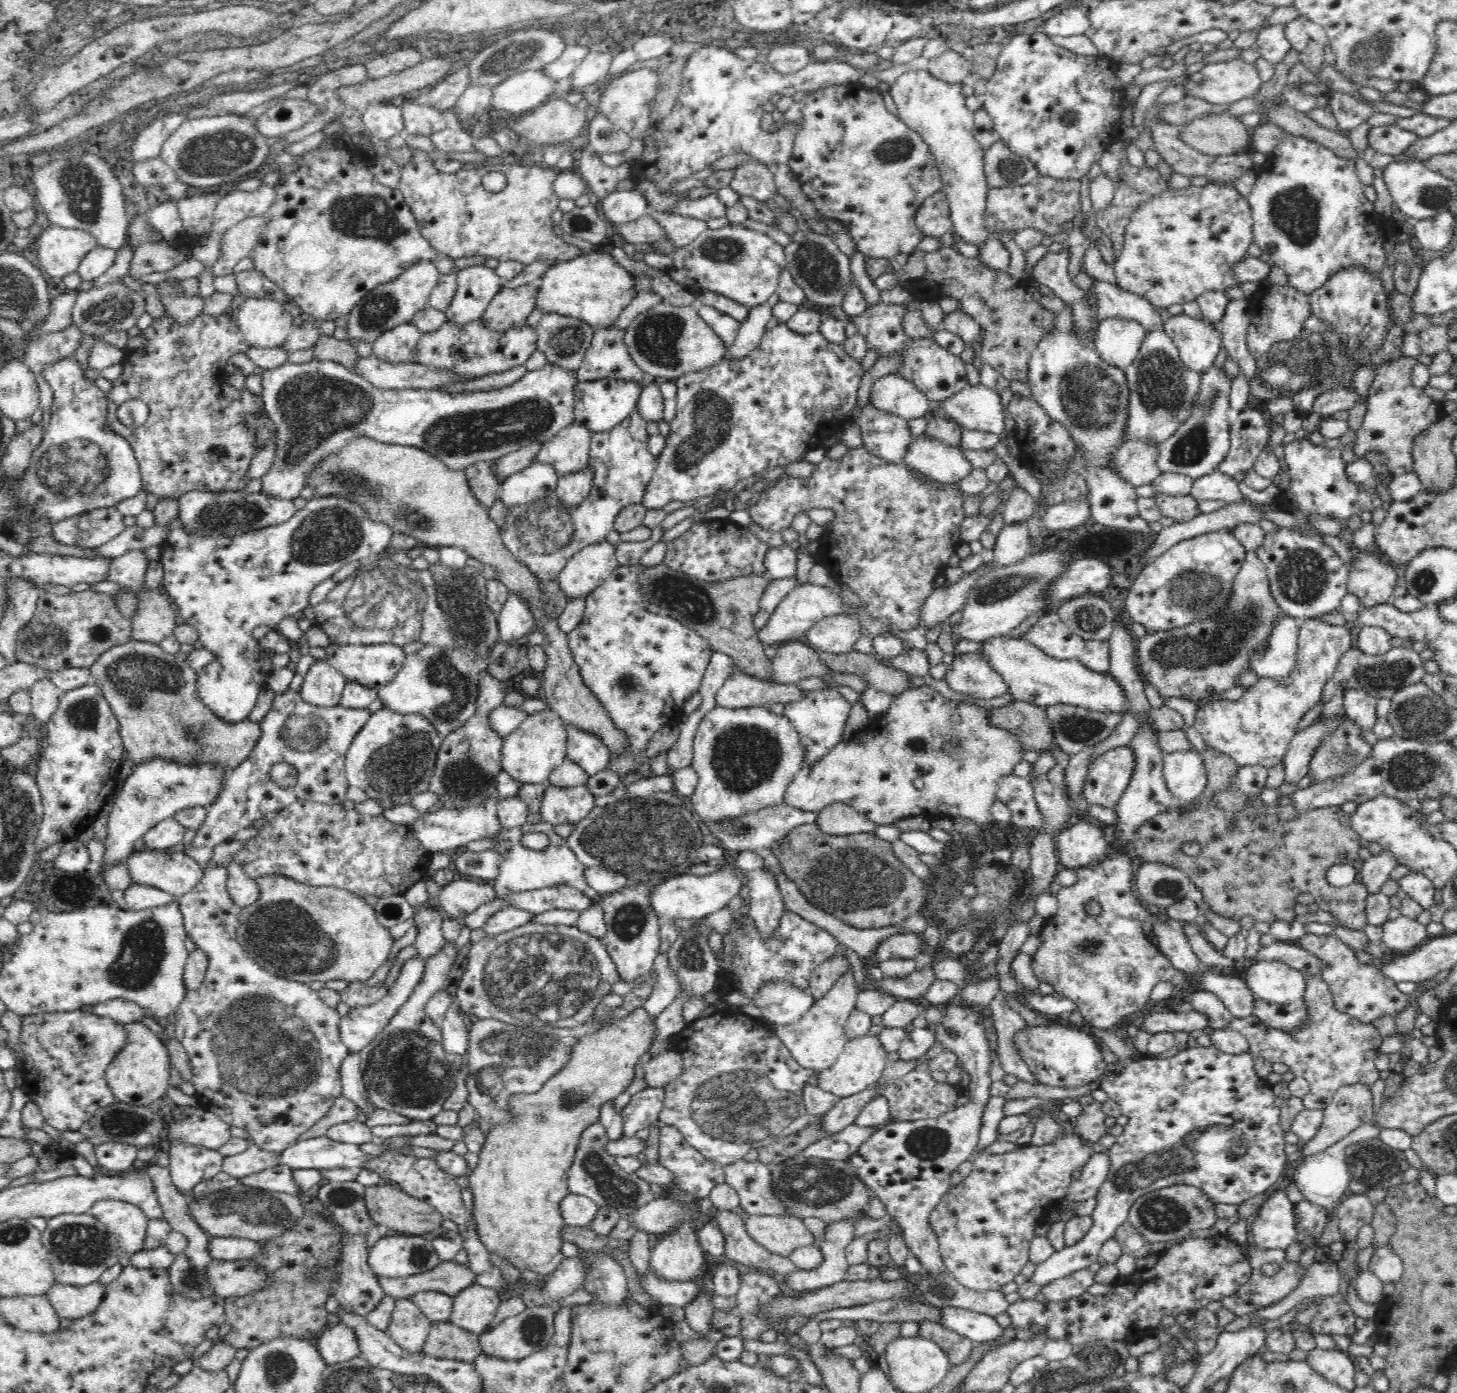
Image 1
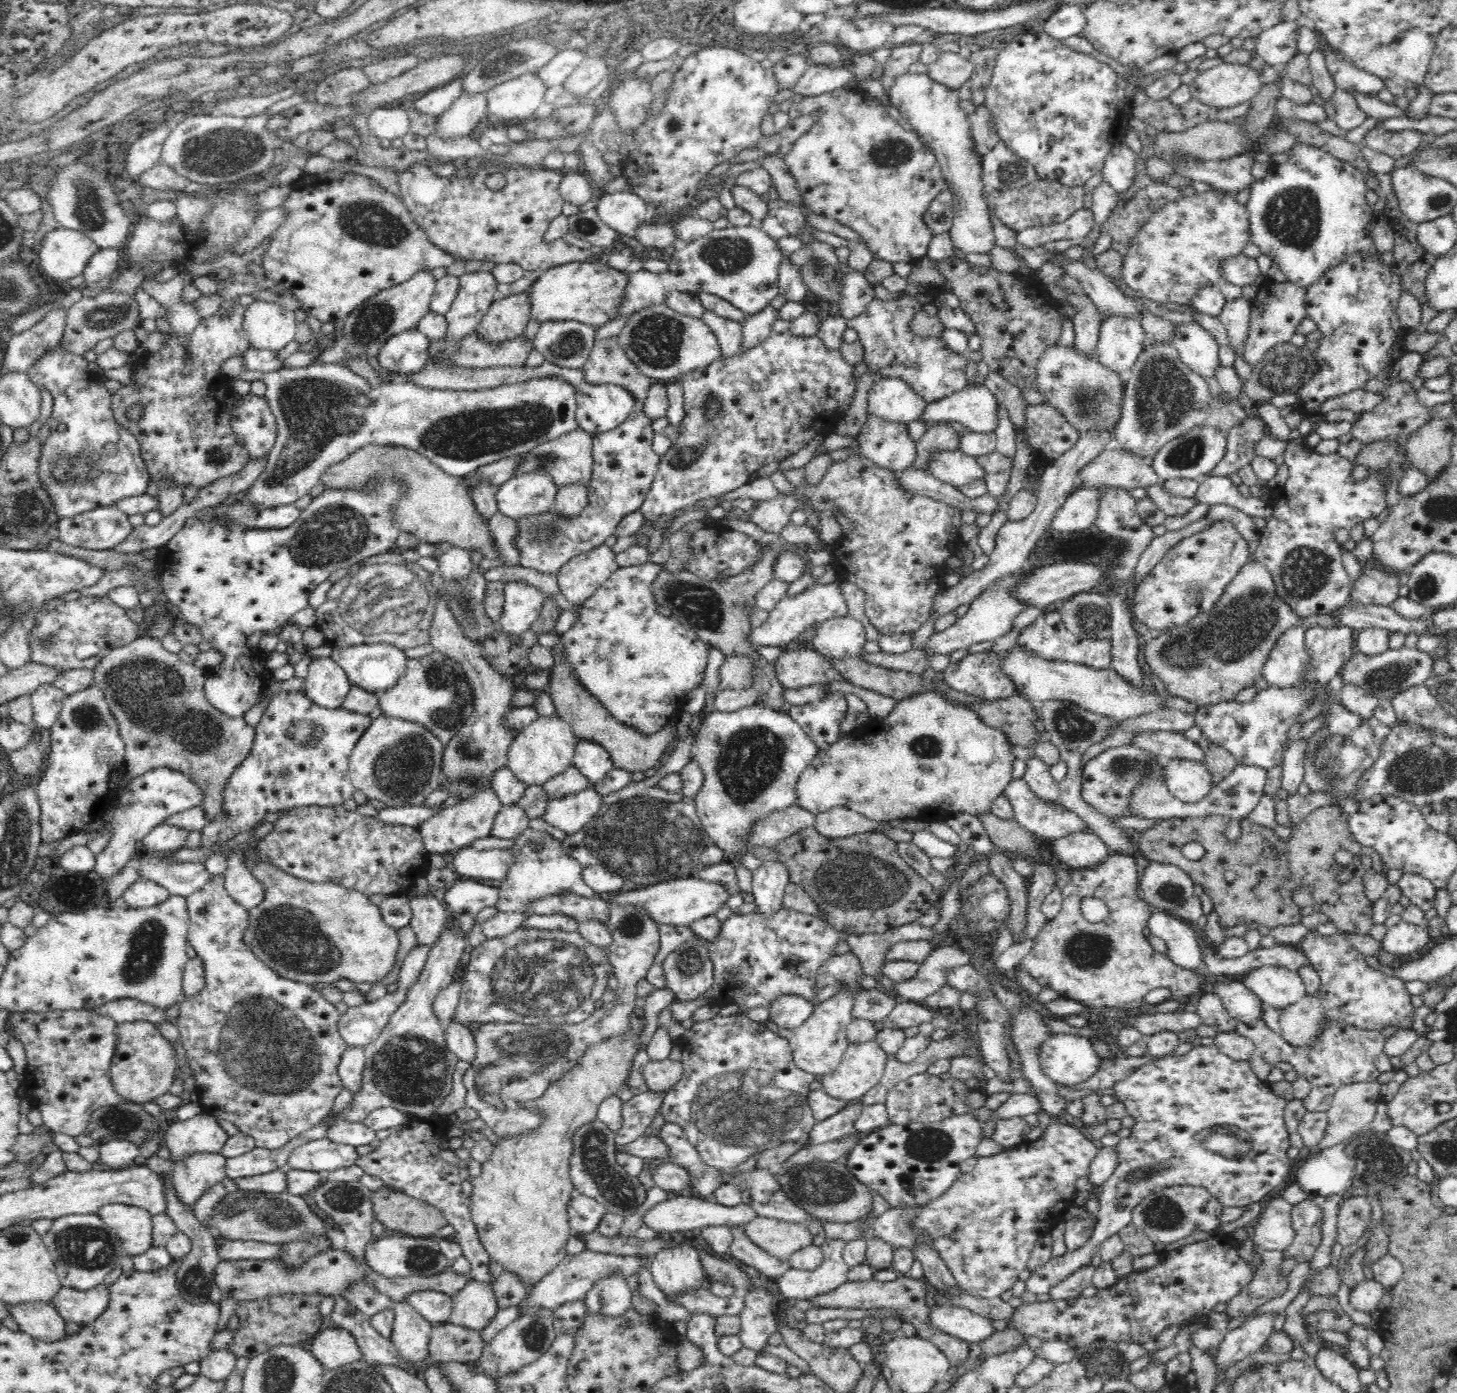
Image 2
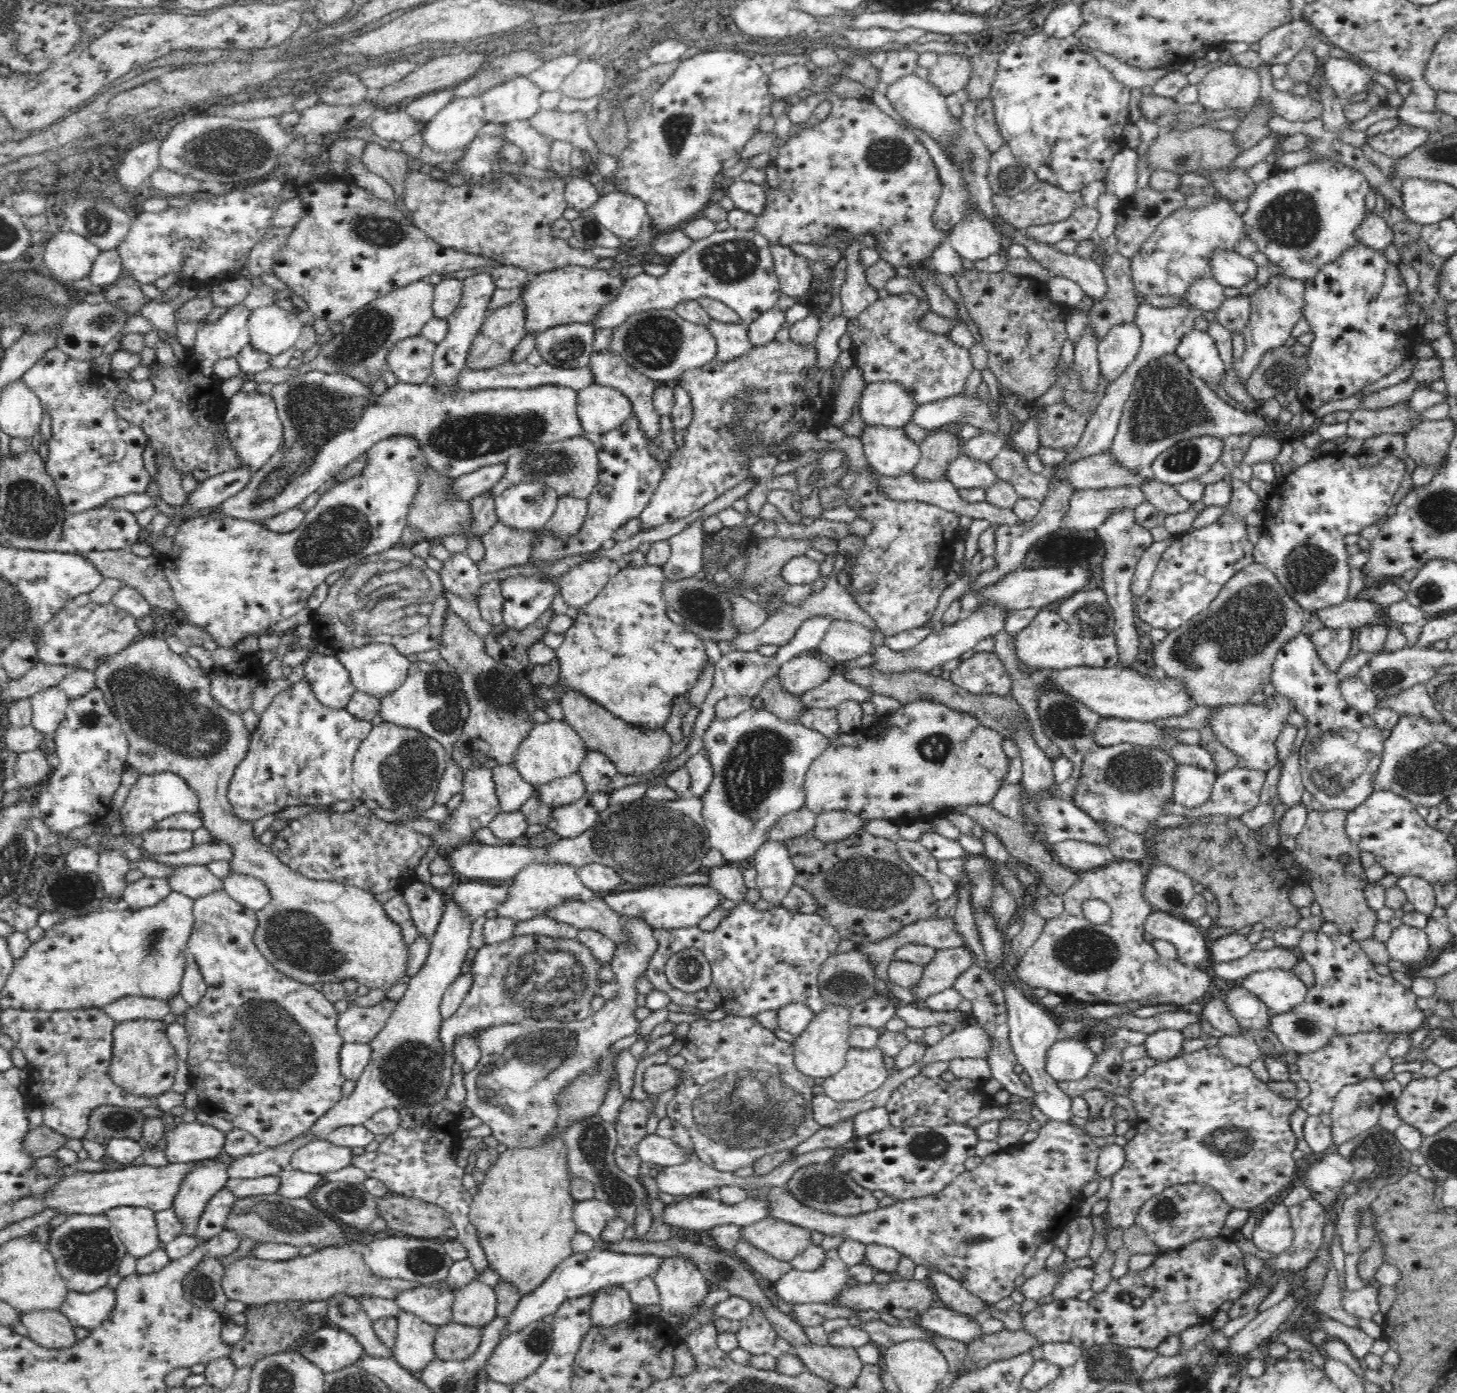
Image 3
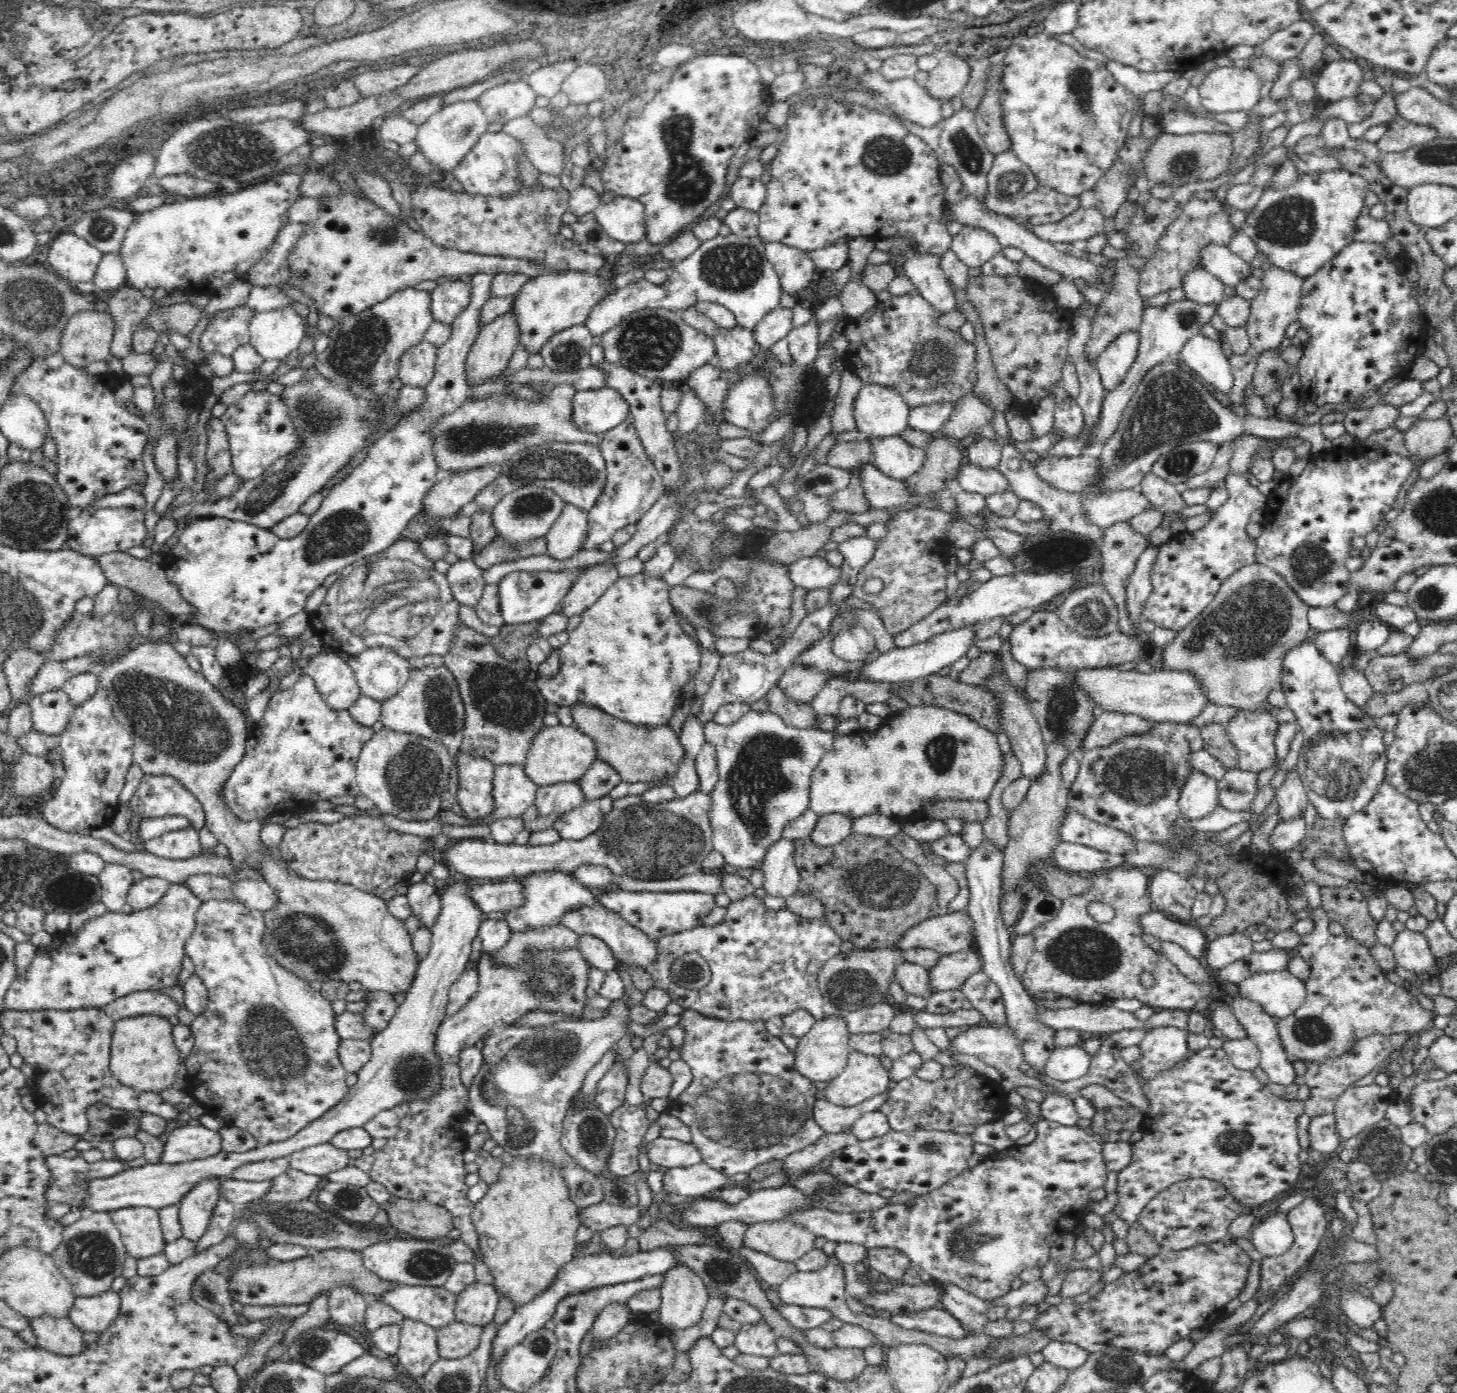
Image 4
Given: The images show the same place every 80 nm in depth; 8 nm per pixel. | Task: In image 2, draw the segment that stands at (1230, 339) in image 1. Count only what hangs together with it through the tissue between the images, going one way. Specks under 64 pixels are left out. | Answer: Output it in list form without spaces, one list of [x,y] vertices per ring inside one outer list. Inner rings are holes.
[[[1244,297],[1226,301],[1217,317],[1227,330],[1229,346],[1235,354],[1243,354],[1243,346],[1250,324],[1251,301],[1244,299]]]

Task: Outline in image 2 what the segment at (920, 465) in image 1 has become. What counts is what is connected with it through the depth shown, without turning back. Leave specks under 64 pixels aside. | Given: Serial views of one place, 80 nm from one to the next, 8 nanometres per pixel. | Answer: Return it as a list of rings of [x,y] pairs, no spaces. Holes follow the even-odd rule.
[[[961,449],[952,452],[942,450],[932,454],[932,460],[926,464],[925,472],[956,488],[966,486],[972,480],[985,478],[987,474],[976,457],[968,456]]]

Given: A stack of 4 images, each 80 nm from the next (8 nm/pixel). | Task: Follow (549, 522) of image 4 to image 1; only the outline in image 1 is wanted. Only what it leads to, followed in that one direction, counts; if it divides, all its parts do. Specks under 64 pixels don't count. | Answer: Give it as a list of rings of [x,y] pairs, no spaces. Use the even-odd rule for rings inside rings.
[[[532,462],[504,479],[499,497],[505,507],[532,505],[552,497],[557,486],[557,472],[545,462]]]

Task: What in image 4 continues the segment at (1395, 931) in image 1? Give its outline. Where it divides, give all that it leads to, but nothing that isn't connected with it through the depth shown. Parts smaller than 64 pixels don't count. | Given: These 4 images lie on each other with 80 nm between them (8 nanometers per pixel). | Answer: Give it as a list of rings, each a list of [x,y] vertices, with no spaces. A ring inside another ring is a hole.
[[[1408,929],[1399,932],[1391,950],[1398,965],[1420,977],[1426,977],[1435,964],[1435,956],[1424,933]]]

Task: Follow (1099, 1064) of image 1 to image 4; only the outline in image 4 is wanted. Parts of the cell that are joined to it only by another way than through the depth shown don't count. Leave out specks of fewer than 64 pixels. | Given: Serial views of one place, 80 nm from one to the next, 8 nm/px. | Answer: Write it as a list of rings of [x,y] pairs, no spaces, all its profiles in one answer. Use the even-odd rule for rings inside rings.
[[[1078,1045],[1056,1047],[1045,1064],[1045,1075],[1064,1083],[1077,1080],[1088,1073],[1091,1058]]]

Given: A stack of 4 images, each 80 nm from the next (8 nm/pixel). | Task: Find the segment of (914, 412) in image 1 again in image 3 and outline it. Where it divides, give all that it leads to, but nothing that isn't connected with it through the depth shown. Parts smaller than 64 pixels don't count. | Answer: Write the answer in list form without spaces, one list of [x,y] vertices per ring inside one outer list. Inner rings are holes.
[[[871,382],[863,391],[860,412],[865,426],[903,428],[920,406],[899,382]]]

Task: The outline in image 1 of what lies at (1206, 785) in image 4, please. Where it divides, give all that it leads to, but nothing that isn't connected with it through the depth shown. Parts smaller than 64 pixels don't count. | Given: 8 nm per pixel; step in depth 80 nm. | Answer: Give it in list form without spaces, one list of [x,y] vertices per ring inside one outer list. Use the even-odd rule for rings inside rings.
[[[1172,752],[1163,757],[1163,775],[1172,796],[1182,804],[1192,804],[1204,792],[1208,771],[1200,753]]]

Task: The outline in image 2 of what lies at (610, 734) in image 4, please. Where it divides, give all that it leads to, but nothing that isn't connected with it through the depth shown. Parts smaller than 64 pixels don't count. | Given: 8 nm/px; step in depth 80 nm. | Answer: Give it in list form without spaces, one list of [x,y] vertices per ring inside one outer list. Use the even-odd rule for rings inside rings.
[[[562,635],[560,643],[556,649],[552,649],[555,655],[555,666],[552,668],[551,682],[548,684],[550,696],[557,710],[557,716],[570,724],[574,735],[580,741],[588,741],[596,743],[604,747],[609,752],[615,768],[626,770],[631,774],[634,772],[645,772],[646,770],[655,771],[656,762],[666,752],[668,745],[678,739],[676,724],[666,724],[663,730],[658,733],[645,736],[618,721],[614,718],[607,708],[595,697],[590,694],[574,675],[572,675],[572,667],[566,663],[564,653],[562,653]]]

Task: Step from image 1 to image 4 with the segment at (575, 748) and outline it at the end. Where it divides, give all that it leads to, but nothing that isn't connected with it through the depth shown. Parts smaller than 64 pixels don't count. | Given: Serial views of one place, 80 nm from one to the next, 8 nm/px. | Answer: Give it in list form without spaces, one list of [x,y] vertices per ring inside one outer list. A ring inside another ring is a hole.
[[[600,758],[592,762],[592,766],[579,780],[585,800],[596,800],[596,798],[608,796],[610,790],[616,788],[620,782],[619,772]]]

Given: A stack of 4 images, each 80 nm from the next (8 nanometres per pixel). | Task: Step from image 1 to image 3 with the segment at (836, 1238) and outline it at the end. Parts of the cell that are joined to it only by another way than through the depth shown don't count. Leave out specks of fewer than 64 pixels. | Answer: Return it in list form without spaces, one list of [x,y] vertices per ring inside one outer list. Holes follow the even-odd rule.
[[[837,1248],[830,1249],[826,1251],[825,1261],[821,1267],[818,1267],[818,1270],[802,1272],[793,1268],[773,1284],[771,1293],[778,1298],[782,1298],[784,1302],[792,1304],[820,1302],[834,1305],[834,1298],[838,1298],[838,1294],[845,1290],[848,1279],[849,1266],[840,1258]]]

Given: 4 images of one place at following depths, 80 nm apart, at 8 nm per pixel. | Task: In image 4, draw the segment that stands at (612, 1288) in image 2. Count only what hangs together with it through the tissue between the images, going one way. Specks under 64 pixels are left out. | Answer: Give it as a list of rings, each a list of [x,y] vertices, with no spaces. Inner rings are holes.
[[[627,1302],[622,1304],[610,1304],[606,1306],[598,1318],[594,1320],[591,1328],[595,1342],[608,1342],[614,1338],[626,1324],[628,1324],[628,1315],[630,1314]]]

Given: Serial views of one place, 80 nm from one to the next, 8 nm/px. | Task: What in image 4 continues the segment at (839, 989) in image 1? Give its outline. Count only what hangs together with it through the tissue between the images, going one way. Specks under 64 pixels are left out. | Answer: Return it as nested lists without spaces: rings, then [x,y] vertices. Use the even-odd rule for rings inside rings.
[[[842,1015],[828,1016],[824,1020],[814,1022],[806,1036],[800,1038],[795,1050],[795,1067],[798,1073],[813,1082],[830,1083],[835,1080],[845,1069],[849,1048],[850,1031]]]

